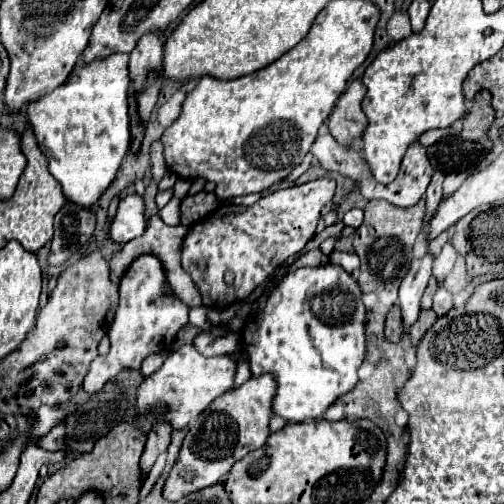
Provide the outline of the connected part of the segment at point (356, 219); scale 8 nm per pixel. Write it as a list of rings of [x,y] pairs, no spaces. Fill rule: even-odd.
[[[353,208],[353,210],[349,210],[349,212],[345,214],[343,222],[345,222],[345,226],[359,228],[359,226],[361,226],[361,222],[363,222],[363,210],[359,210],[359,208]]]

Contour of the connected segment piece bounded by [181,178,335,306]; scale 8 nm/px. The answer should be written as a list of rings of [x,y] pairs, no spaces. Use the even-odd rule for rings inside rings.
[[[319,178],[301,186],[267,192],[253,206],[221,204],[207,218],[195,222],[181,248],[181,264],[201,290],[205,306],[245,300],[257,286],[265,284],[273,270],[315,236],[321,210],[333,198],[335,180]]]

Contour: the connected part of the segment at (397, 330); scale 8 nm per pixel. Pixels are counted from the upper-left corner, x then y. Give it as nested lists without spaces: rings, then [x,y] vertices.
[[[391,306],[391,314],[387,314],[387,320],[385,320],[385,334],[387,334],[387,340],[391,342],[399,342],[403,334],[407,334],[407,328],[403,330],[401,328],[401,316],[399,316],[399,306]]]

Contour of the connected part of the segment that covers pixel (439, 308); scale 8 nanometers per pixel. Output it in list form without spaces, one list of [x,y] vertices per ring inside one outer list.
[[[439,286],[437,292],[435,292],[435,296],[433,296],[433,310],[435,310],[435,314],[443,316],[451,308],[453,308],[453,304],[451,304],[451,292],[447,292],[443,286]]]

